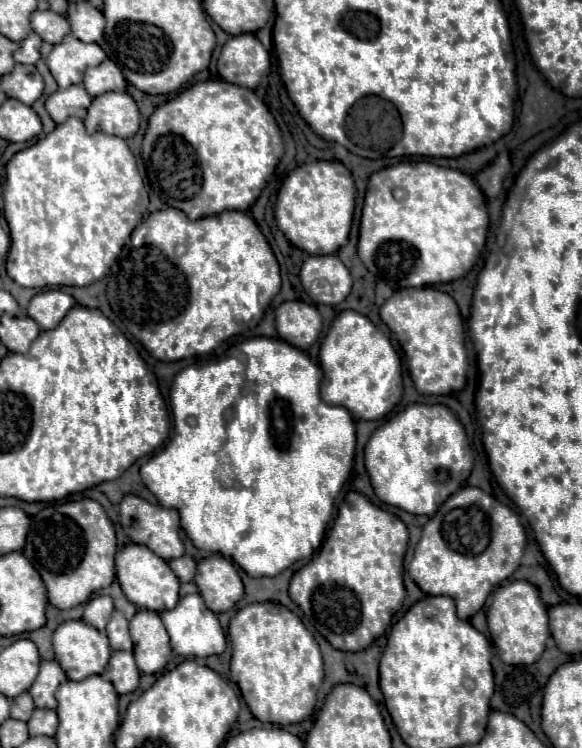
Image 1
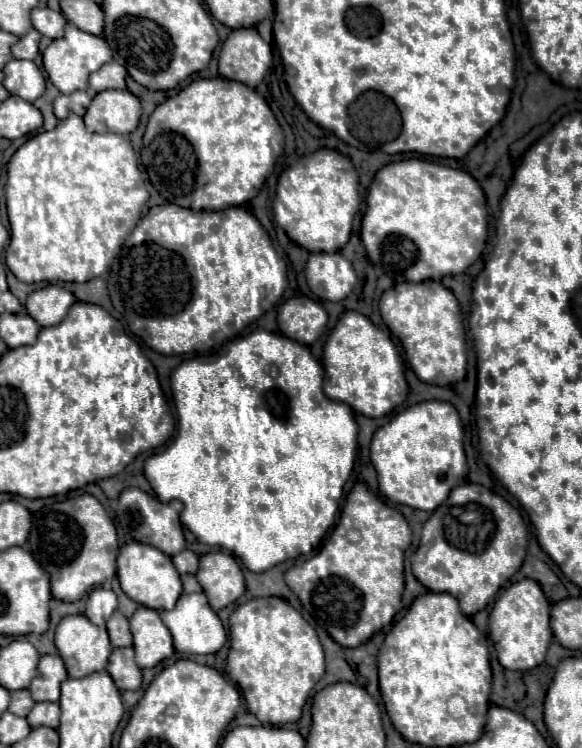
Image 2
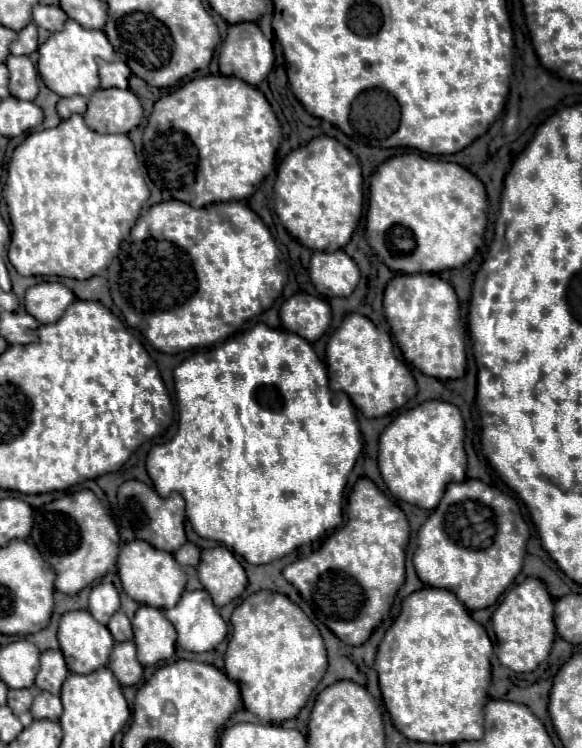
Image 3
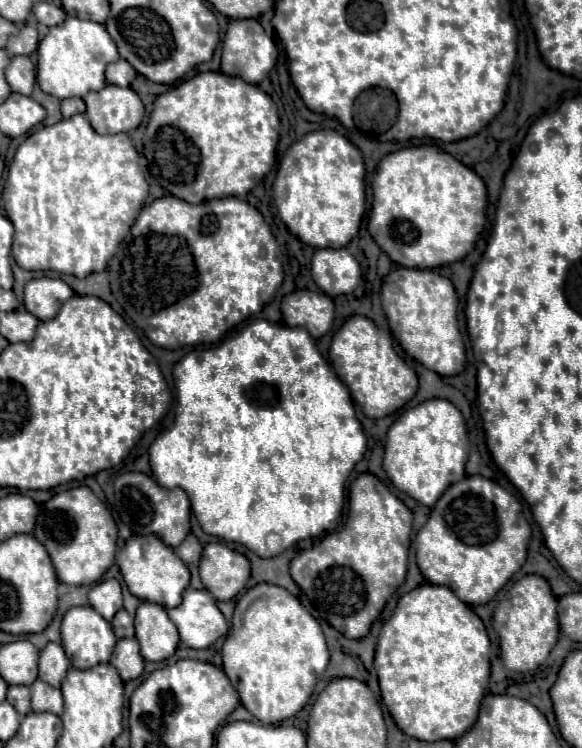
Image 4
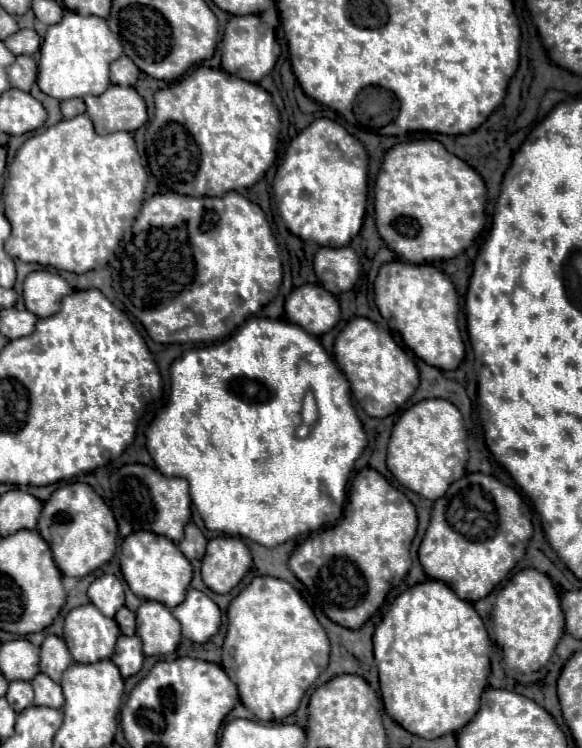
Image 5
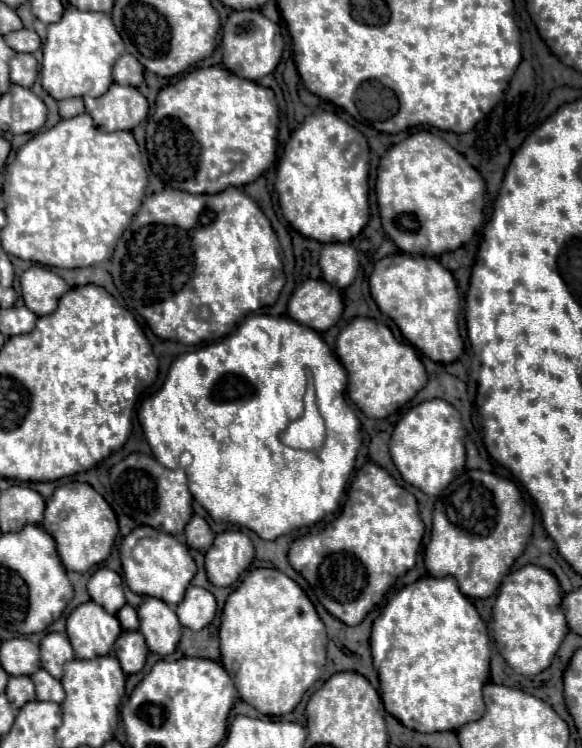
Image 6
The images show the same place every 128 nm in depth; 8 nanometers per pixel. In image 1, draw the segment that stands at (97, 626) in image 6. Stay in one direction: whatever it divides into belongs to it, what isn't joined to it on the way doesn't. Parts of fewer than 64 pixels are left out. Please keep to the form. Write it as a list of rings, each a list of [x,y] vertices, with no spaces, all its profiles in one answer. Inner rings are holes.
[[[68,620],[68,622],[62,622],[56,630],[54,630],[54,636],[52,636],[52,644],[54,644],[54,654],[56,654],[56,660],[58,664],[64,668],[66,676],[70,680],[84,680],[92,674],[102,674],[108,660],[110,660],[110,654],[112,654],[112,648],[108,644],[108,638],[104,632],[98,632],[96,628],[88,626],[86,622],[82,620]]]

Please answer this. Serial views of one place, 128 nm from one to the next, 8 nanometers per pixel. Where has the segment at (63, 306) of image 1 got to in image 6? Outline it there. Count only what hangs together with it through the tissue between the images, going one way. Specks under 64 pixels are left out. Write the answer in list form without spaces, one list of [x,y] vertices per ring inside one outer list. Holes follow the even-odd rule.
[[[42,266],[28,268],[20,278],[20,286],[26,306],[38,316],[52,314],[60,296],[70,290],[70,286],[58,274]]]

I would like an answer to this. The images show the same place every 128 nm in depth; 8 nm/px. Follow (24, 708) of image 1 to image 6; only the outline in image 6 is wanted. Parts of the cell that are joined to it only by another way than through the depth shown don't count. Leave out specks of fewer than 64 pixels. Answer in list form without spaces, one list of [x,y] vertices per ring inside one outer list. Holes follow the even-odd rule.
[[[12,676],[8,680],[8,688],[6,688],[6,696],[12,704],[14,710],[20,710],[26,702],[32,702],[34,696],[34,684],[28,676]]]

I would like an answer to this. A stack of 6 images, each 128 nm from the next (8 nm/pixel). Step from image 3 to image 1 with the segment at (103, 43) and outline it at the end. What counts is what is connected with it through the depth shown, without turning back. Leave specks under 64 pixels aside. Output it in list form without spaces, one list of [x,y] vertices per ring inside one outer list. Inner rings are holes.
[[[66,36],[48,56],[48,68],[60,88],[82,84],[84,72],[90,66],[98,66],[106,60],[104,50],[98,44],[86,44],[74,36]]]

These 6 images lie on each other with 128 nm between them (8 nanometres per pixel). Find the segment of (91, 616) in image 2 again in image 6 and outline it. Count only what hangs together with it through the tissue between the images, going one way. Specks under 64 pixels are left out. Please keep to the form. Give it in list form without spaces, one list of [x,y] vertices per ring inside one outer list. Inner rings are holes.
[[[100,568],[92,574],[88,580],[88,592],[96,604],[112,614],[116,614],[126,604],[122,578],[110,568]]]

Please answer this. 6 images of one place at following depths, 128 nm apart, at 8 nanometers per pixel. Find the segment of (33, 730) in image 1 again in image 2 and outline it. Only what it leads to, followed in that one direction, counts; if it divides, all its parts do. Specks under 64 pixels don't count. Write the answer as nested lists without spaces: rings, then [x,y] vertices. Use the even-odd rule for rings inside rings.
[[[38,702],[34,704],[32,712],[26,716],[32,728],[40,728],[40,726],[58,728],[58,718],[60,718],[60,706],[56,702]]]

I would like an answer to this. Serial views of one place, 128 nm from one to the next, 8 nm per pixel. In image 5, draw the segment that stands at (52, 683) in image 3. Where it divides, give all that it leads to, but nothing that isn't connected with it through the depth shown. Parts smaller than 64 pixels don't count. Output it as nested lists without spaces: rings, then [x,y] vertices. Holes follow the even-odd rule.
[[[46,636],[44,644],[40,646],[40,670],[58,684],[68,664],[72,664],[72,656],[64,640],[58,636]]]

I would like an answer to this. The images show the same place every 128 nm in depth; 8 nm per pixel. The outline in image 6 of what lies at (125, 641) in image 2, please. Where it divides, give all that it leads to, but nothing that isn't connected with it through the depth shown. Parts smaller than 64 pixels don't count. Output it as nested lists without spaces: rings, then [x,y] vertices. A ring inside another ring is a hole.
[[[130,604],[120,608],[120,612],[116,616],[120,620],[122,630],[138,630],[138,616],[136,616],[136,610]]]

